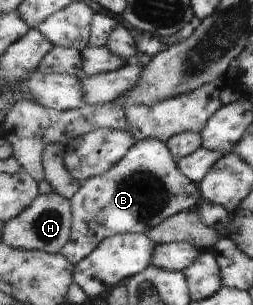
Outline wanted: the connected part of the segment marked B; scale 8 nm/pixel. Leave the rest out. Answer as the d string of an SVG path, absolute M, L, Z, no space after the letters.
M148 138L139 141L109 172L90 178L72 198L72 239L62 252L74 265L91 256L105 239L127 233L146 233L176 214L199 209L204 221L226 236L229 211L204 200L200 185L182 170L168 143Z

